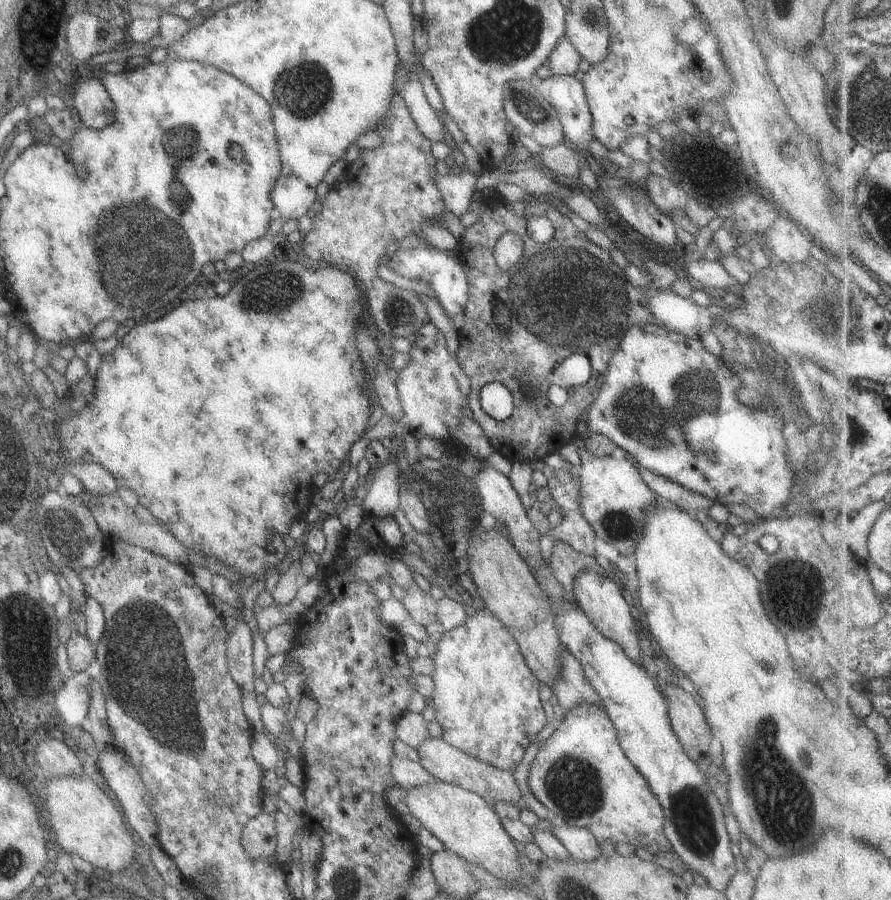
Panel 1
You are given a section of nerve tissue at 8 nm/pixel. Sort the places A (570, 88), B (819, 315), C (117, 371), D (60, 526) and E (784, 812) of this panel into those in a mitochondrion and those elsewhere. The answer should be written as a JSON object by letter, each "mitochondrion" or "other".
{"A":"other","B":"mitochondrion","C":"other","D":"mitochondrion","E":"mitochondrion"}

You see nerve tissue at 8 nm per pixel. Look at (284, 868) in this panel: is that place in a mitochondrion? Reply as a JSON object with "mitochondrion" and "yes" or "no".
{"mitochondrion":"no"}

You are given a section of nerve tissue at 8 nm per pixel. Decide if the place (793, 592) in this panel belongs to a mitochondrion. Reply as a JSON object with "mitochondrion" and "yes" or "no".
{"mitochondrion":"yes"}

